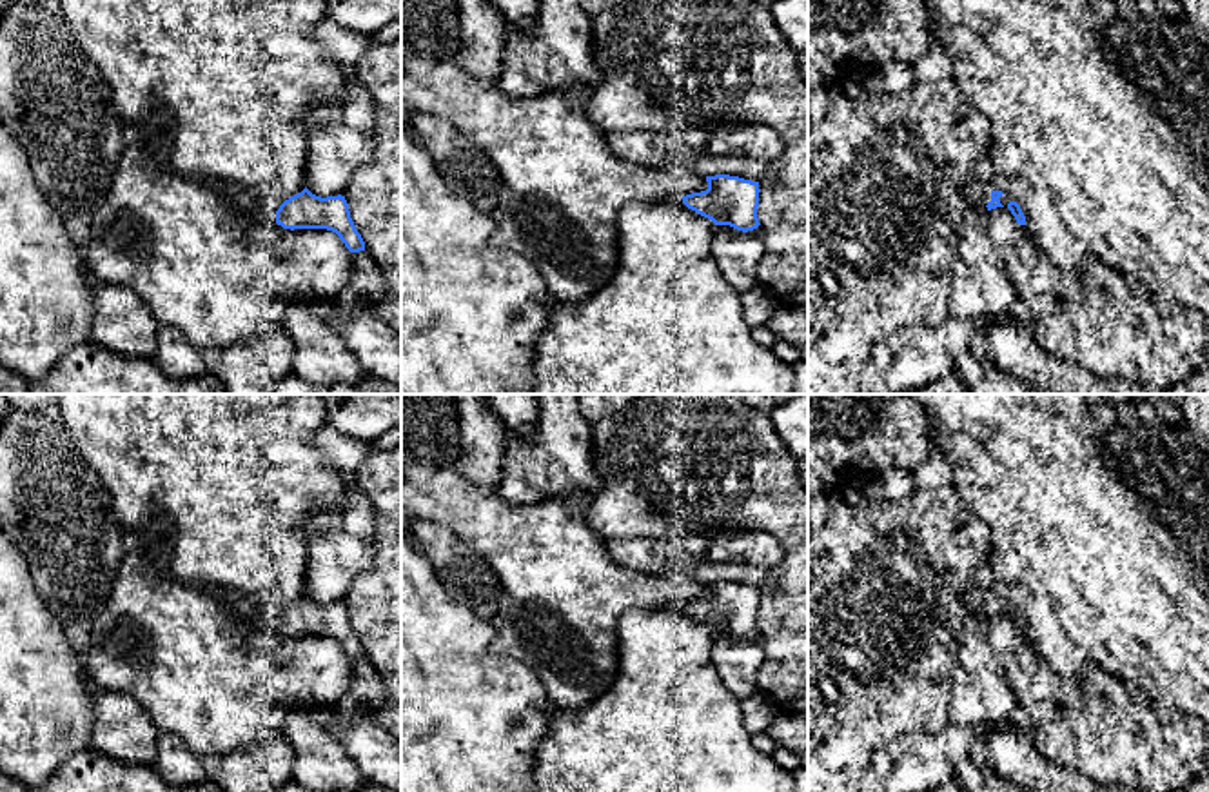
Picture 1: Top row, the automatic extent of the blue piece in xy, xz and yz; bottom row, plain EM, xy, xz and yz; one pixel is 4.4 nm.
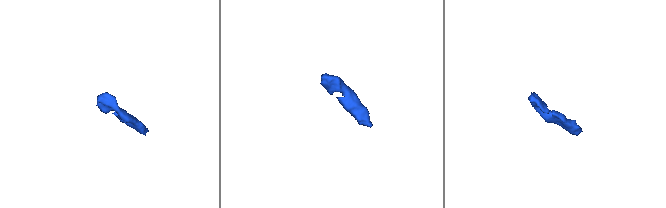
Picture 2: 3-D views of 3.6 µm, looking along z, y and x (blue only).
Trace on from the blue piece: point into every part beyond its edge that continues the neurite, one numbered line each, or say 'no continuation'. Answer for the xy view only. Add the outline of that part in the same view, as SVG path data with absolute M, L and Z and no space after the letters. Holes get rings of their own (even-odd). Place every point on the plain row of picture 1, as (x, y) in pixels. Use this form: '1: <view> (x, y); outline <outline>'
1: xy (247, 607); outline M202 583L194 585L198 590L214 596L220 603L234 610L241 619L256 623L261 629L276 629L276 616L270 614L258 598L240 594L234 590L214 590Z

